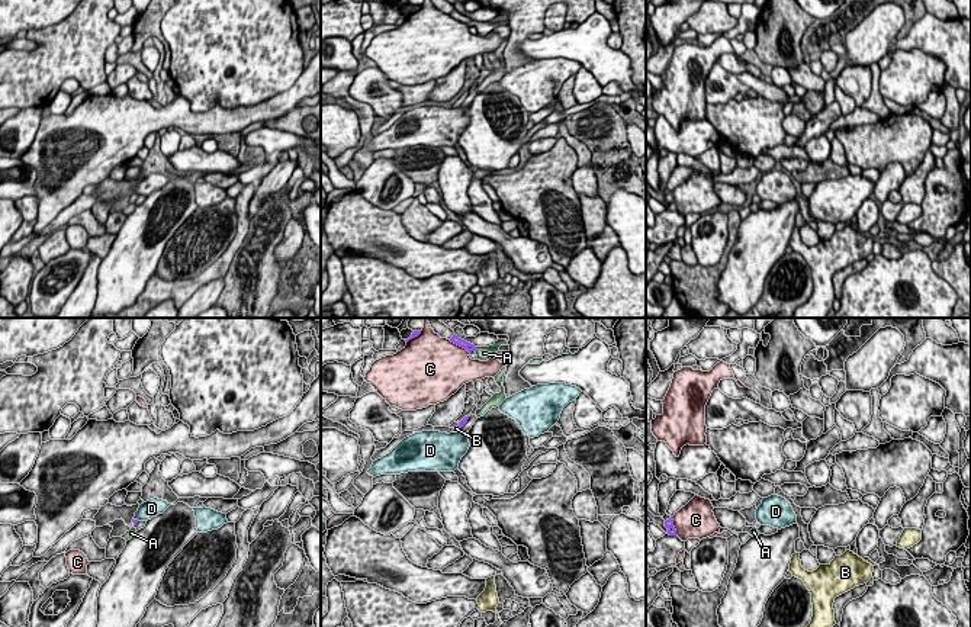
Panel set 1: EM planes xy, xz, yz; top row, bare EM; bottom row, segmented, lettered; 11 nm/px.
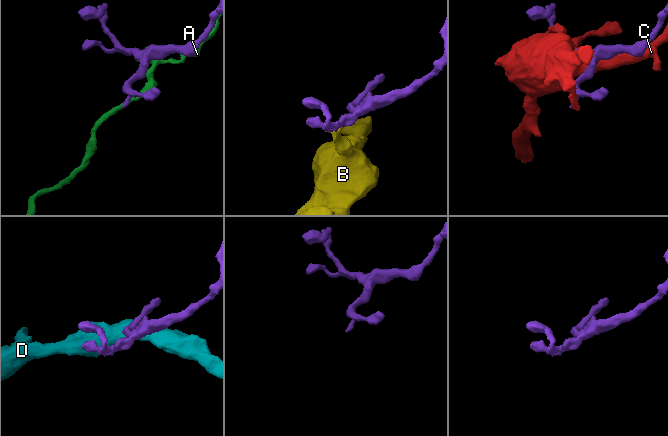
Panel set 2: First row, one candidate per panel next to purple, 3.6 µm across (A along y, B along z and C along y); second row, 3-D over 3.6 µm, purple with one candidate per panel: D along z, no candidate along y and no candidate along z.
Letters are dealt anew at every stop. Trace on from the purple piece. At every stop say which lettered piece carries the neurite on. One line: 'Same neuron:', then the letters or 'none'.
Same neuron: B

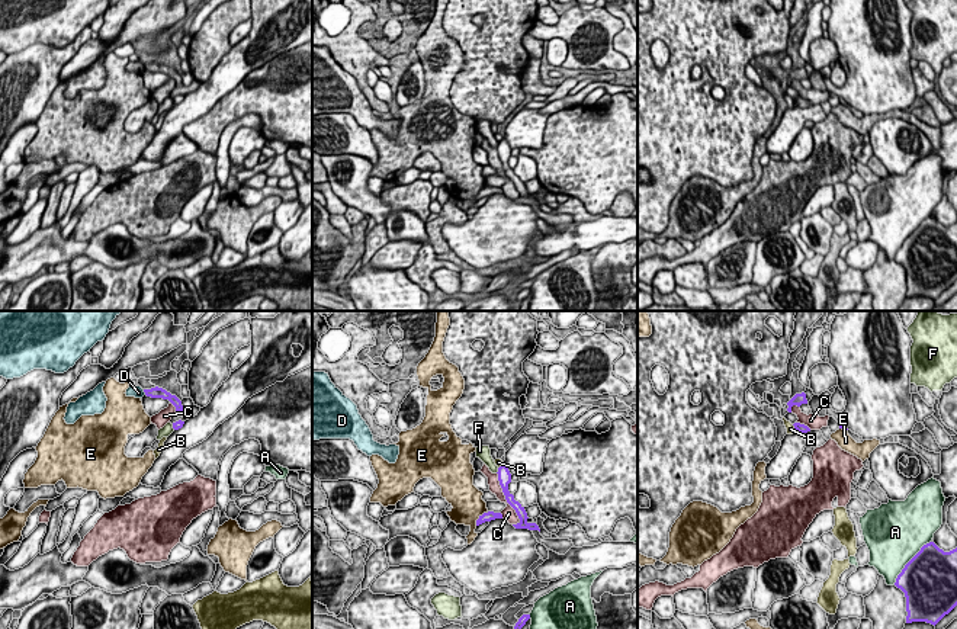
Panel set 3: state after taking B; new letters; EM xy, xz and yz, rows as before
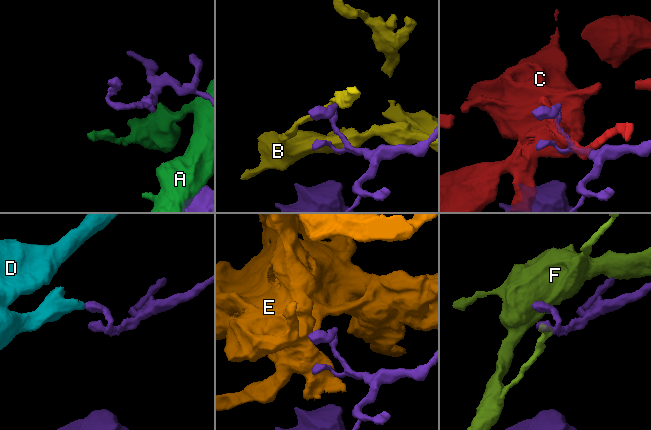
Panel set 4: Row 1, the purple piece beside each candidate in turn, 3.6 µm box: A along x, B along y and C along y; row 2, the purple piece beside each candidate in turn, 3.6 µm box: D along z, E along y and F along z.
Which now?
Same neuron: none

